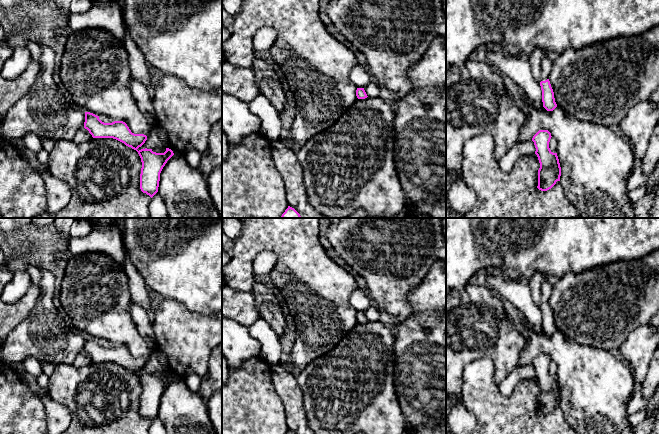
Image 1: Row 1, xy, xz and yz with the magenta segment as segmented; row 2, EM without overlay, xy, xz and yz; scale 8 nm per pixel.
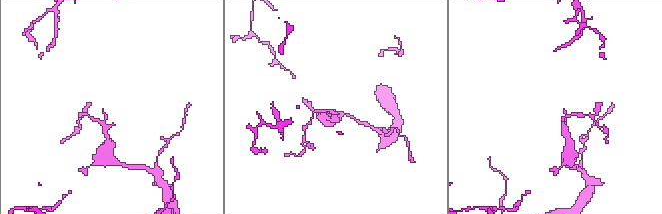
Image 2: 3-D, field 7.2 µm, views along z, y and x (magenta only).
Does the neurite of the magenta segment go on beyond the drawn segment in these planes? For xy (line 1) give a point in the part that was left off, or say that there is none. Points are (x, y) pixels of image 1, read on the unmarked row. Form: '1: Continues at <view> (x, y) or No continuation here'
1: No continuation here

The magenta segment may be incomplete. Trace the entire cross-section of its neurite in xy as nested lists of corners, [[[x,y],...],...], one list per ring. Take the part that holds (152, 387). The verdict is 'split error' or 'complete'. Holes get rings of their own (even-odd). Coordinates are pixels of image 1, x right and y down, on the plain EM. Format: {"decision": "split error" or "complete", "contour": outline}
{"decision": "complete", "contour": [[[85,336],[84,352],[93,362],[113,362],[136,374],[142,386],[141,415],[151,422],[158,416],[160,397],[167,385],[174,379],[171,373],[166,372],[164,377],[156,377],[147,372],[138,375],[137,373],[147,364],[146,359],[132,357],[123,345],[104,347],[99,340],[90,336]]]}

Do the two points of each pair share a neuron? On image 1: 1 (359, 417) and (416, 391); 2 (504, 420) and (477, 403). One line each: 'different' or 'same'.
1: different
2: same

